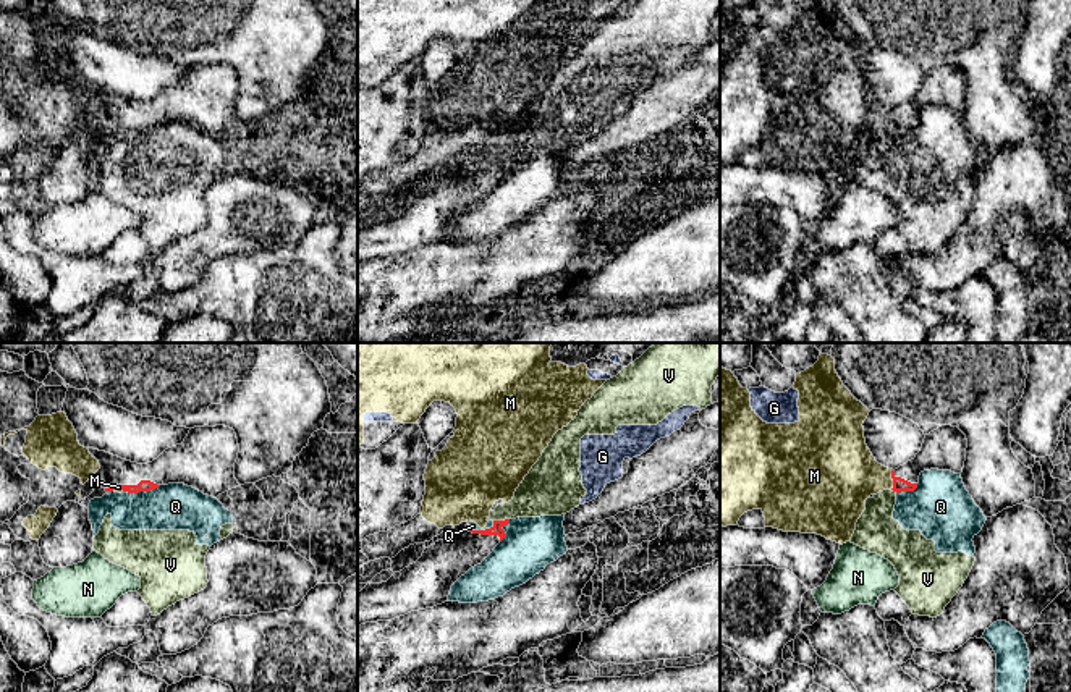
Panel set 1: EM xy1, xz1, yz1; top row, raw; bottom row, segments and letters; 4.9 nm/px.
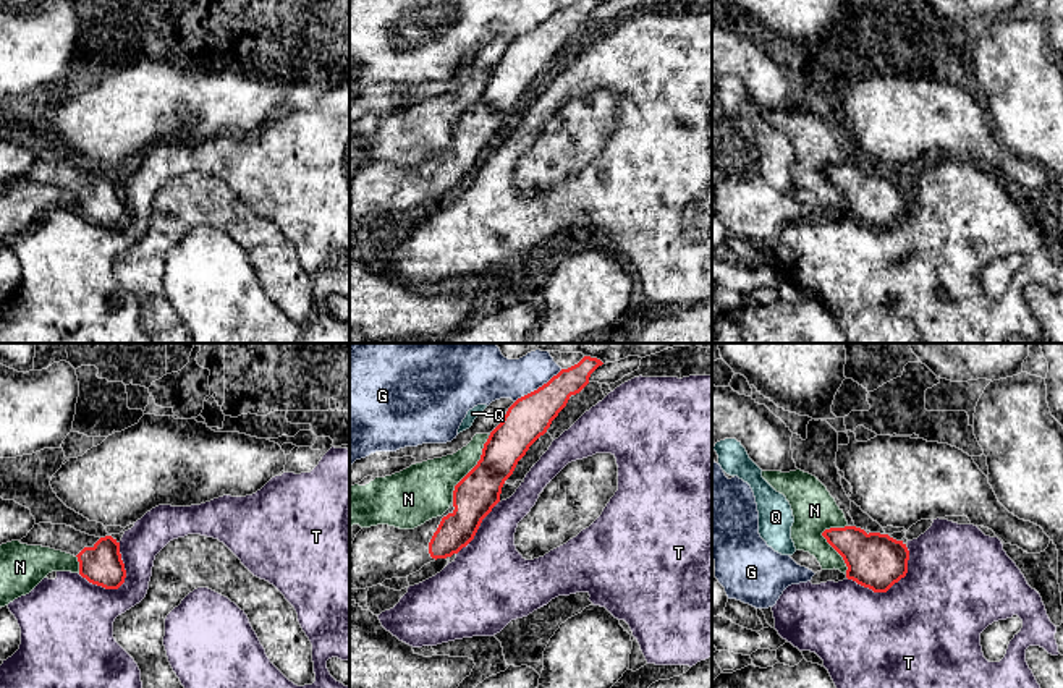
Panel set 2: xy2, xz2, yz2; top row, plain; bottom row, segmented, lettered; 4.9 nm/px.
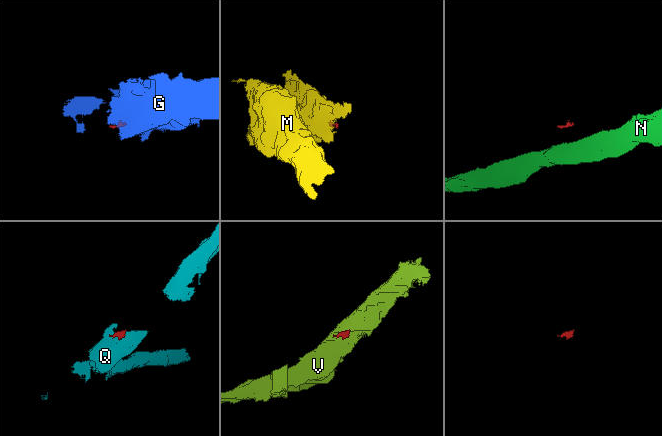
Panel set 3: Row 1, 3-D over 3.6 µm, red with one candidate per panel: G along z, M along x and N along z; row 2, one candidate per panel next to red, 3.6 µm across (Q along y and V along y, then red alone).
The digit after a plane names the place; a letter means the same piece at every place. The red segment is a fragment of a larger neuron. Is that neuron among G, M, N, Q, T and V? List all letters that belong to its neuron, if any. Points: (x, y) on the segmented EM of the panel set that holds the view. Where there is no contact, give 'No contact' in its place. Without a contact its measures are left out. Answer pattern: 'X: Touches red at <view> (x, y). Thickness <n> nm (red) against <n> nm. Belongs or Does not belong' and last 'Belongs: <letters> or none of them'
G: Touches red at xz2 (539, 387). Thickness 220 nm (red) against 240 nm. Does not belong
M: Touches red at yz1 (893, 481). Thickness 70 nm (red) against 320 nm. Does not belong
N: Touches red at yz2 (835, 549). Thickness 280 nm (red) against 220 nm. Does not belong
Q: Touches red at xy1 (141, 490). Thickness 60 nm (red) against 240 nm. Does not belong
T: Touches red at yz2 (887, 590). Thickness 280 nm (red) against 500 nm. Does not belong
V: Touches red at xz1 (500, 521). Thickness 50 nm (red) against 220 nm. Does not belong
Belongs: none of them

